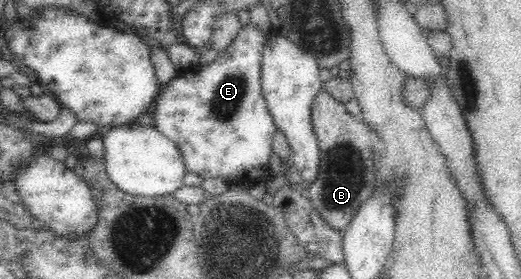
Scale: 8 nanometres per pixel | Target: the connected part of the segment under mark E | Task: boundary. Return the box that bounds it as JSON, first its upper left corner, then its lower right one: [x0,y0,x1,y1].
[152,23,277,188]

